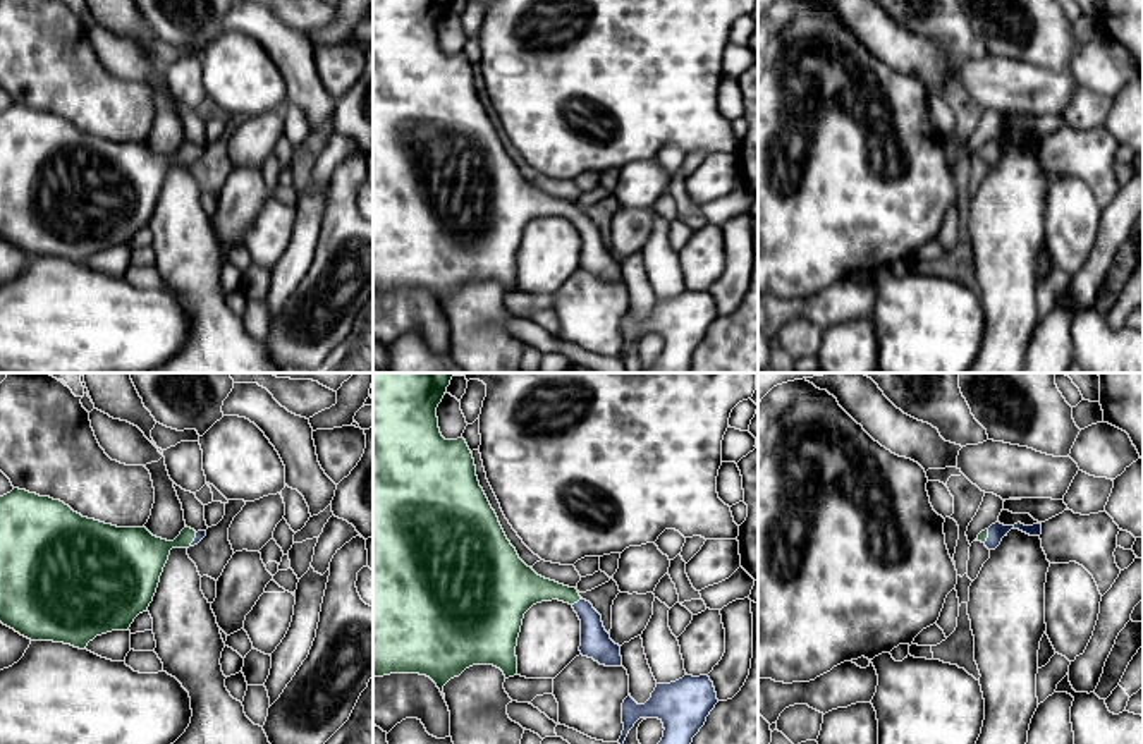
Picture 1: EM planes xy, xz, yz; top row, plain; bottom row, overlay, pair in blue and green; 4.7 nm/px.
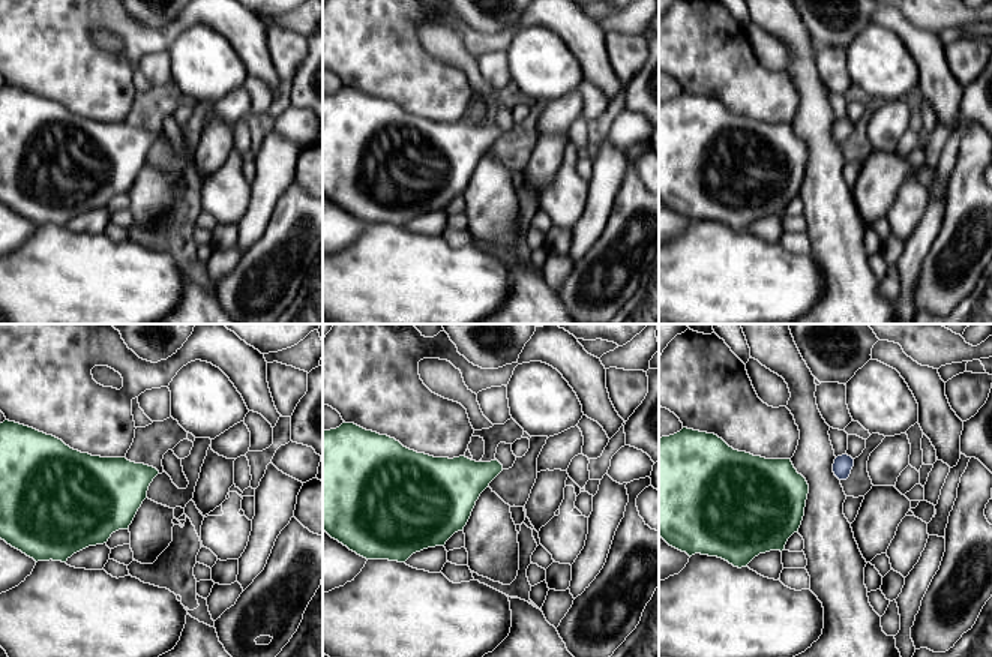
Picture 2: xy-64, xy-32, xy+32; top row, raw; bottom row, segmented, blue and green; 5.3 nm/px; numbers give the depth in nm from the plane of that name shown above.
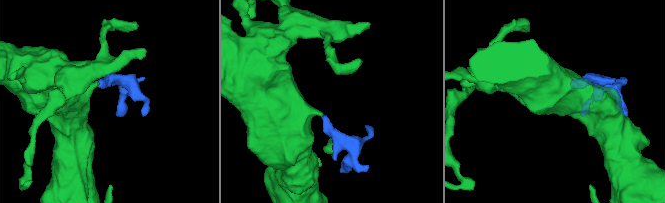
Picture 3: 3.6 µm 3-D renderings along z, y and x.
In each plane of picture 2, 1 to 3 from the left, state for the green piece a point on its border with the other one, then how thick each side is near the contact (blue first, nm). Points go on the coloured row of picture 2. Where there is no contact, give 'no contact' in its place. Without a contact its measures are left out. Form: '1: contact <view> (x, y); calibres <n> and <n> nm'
1: no contact
2: no contact
3: no contact

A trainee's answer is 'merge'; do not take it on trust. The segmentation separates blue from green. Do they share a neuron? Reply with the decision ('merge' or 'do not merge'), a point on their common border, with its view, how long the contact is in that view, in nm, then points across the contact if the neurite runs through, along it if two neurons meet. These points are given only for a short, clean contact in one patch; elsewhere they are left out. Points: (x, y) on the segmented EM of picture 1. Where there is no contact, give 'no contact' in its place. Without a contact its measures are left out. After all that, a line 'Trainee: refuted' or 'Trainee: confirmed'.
merge; meets blue in xz at (578, 602); contact 60 nm long; runs through xz (595, 641), (592, 621), (578, 602), (559, 591), (526, 588)
Trainee: confirmed

